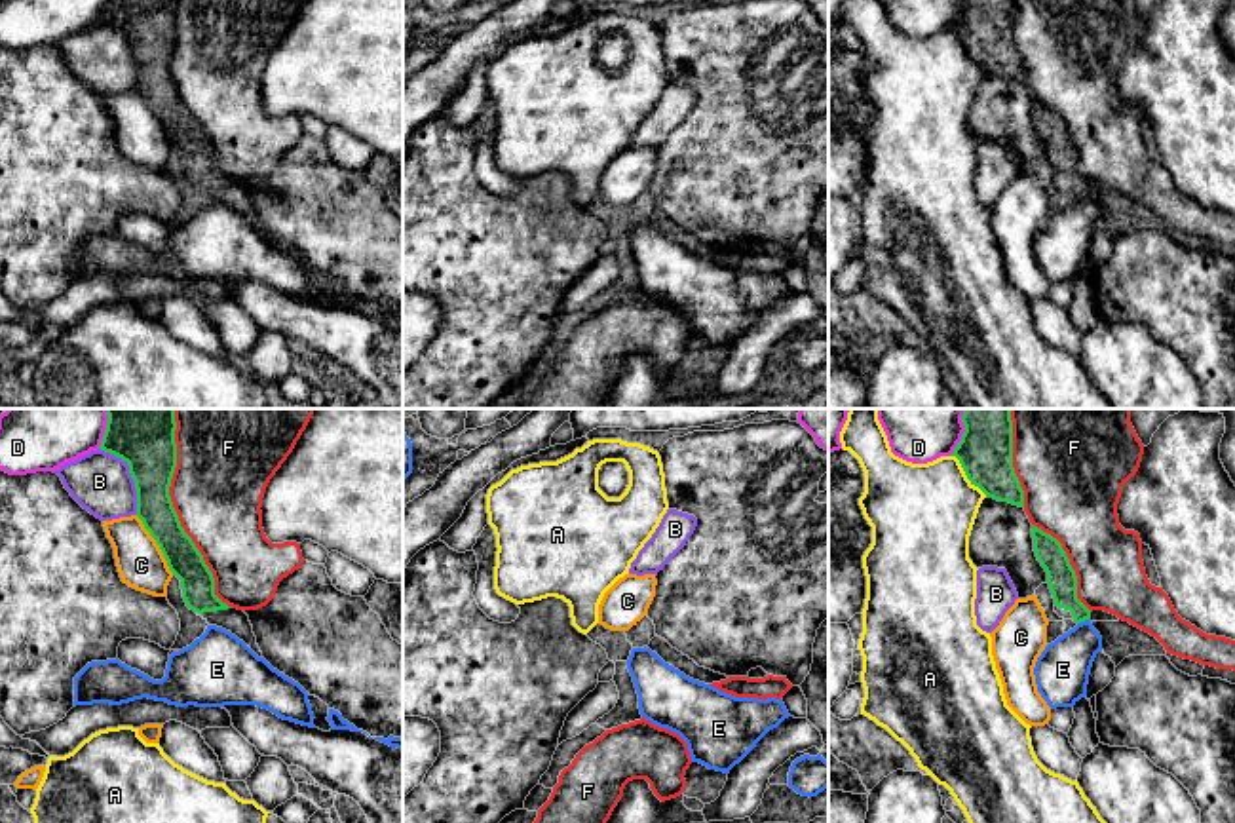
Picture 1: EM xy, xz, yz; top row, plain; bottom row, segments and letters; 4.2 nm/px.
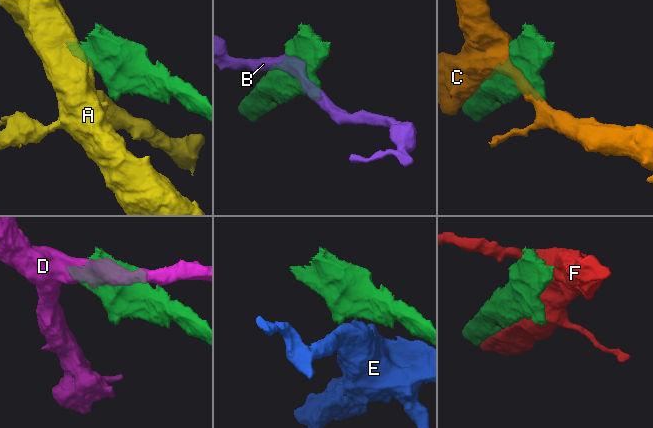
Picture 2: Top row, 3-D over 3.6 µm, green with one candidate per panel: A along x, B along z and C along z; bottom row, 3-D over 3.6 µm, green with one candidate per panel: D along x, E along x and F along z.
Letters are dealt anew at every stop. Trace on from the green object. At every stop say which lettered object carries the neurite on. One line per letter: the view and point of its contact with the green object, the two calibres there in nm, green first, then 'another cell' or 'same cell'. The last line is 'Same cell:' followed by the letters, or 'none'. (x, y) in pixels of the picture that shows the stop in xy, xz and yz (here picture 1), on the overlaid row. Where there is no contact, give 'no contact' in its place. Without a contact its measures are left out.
A: yz (966, 474) | 220/440 nm | another cell
B: xy (132, 476) | 280/260 nm | another cell
C: xy (158, 544) | 160/200 nm | another cell
D: yz (964, 432) | 220/360 nm | another cell
E: yz (1082, 620) | 130/220 nm | another cell
F: xy (173, 508) | 220/400 nm | another cell
Same cell: none

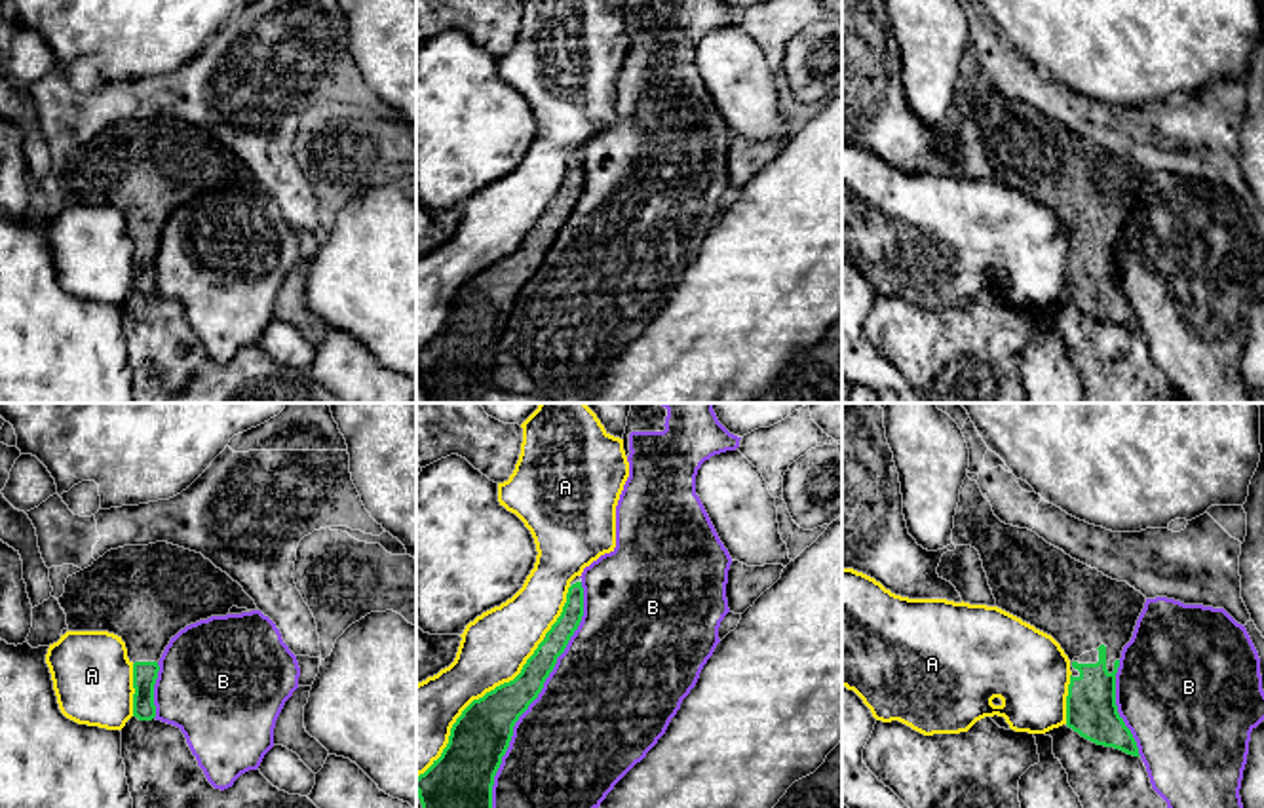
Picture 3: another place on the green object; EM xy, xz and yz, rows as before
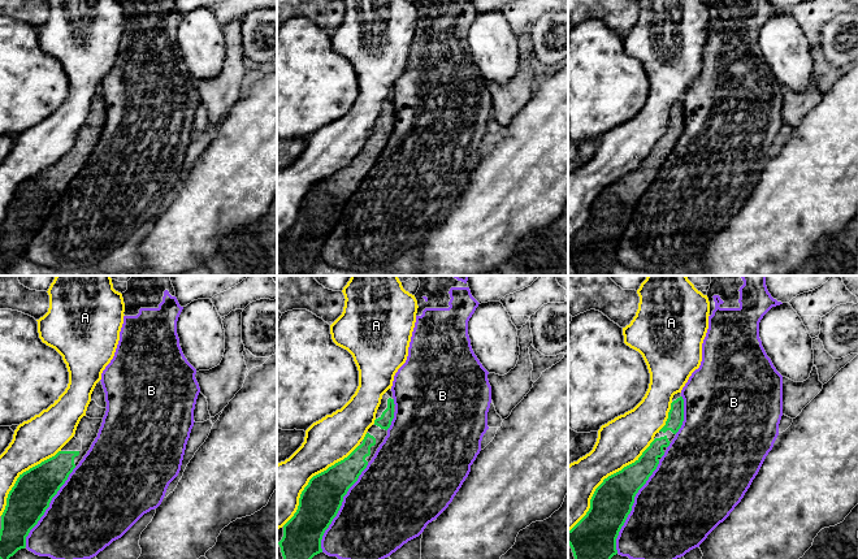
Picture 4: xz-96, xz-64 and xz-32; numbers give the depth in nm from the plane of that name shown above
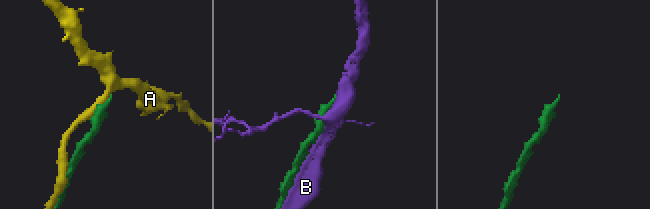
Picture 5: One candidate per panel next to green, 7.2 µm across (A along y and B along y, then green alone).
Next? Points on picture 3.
A: xz (474, 700) | 240/280 nm | another cell
B: xz (538, 692) | 220/500 nm | another cell
Same cell: none

